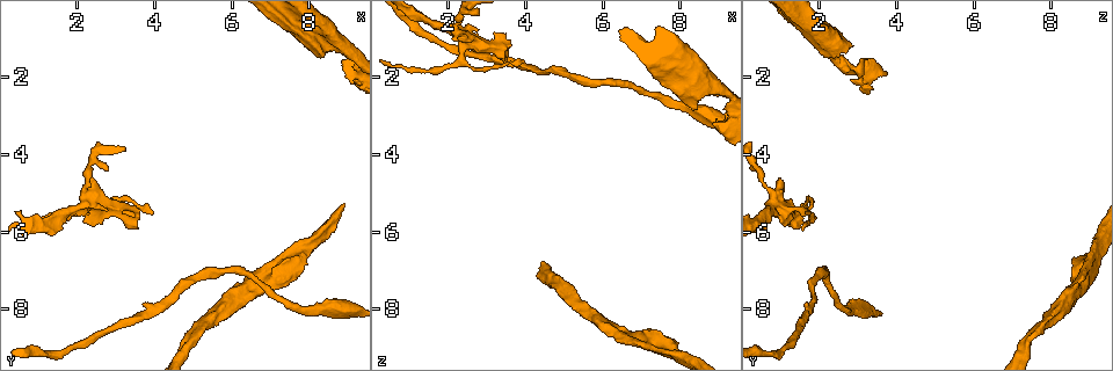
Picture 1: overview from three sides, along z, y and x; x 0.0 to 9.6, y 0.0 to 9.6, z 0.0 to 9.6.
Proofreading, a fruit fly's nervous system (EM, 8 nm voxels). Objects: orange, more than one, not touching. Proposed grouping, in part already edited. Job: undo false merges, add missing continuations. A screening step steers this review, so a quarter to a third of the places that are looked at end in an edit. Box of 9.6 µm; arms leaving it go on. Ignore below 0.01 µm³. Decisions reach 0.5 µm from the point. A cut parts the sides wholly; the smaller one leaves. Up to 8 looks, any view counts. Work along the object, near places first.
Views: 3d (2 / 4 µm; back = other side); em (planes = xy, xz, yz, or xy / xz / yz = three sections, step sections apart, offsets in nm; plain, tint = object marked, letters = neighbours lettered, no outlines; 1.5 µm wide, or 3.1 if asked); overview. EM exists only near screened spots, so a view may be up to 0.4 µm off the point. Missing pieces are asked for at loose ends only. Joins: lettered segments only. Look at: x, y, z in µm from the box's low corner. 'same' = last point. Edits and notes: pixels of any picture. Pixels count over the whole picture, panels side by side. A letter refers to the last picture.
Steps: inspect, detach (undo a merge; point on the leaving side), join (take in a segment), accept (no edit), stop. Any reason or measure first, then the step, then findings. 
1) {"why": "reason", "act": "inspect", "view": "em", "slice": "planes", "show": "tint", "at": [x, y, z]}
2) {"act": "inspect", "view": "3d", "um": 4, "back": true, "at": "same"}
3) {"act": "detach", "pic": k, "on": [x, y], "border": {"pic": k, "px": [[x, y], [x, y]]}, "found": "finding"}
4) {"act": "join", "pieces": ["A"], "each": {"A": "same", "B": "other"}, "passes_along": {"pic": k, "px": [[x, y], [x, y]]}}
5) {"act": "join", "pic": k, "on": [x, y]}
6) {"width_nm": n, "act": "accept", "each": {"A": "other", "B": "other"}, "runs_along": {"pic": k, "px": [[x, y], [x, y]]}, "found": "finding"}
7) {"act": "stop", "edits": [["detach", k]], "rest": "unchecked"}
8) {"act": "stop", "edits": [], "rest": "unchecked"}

{"why": "thick turns thin", "act": "inspect", "view": "3d", "um": 4, "at": [7.80, 6.60, 9.10]}

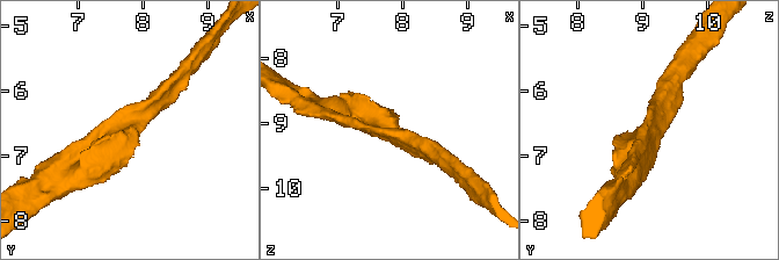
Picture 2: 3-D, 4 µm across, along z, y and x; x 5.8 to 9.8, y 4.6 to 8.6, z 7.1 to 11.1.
{"arm_widths_nm": [180, 500], "act": "inspect", "view": "em", "um": 3.1, "slice": "planes", "show": "letters", "at": [7.85, 6.60, 9.15]}

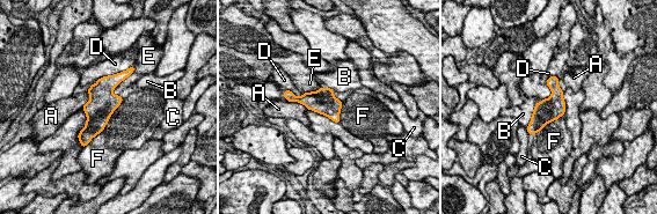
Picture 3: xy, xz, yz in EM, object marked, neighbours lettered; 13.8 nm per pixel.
{"width_nm": 320, "act": "accept", "each": {"A": "other", "B": "other", "C": "other", "D": "other", "E": "other", "F": "other"}, "border": {"pic": 3, "px": [[123, 100], [107, 124], [89, 141]]}, "found": "continuous, no second neuron"}

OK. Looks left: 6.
{"why": "free end", "act": "inspect", "view": "3d", "um": 4, "back": true, "at": [8.90, 1.60, 3.20]}

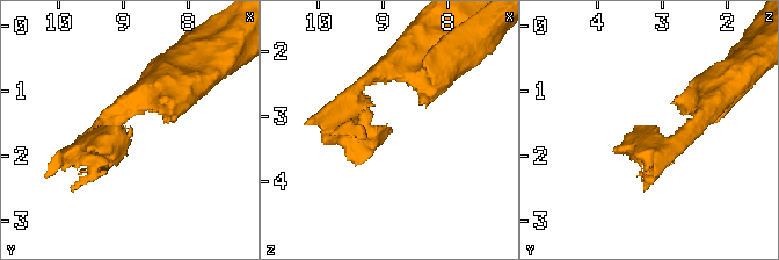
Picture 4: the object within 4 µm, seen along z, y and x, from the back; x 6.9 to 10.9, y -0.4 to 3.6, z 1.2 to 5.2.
{"why": "now the EM", "act": "inspect", "view": "em", "slice": "planes", "show": "plain", "at": [8.85, 1.65, 3.20]}

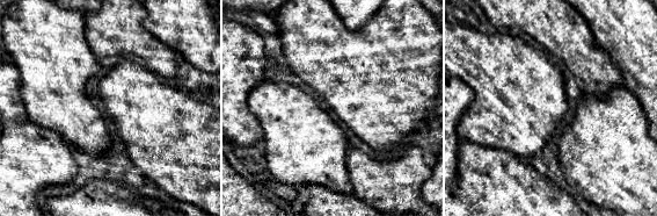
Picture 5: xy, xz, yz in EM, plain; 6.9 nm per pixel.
{"act": "inspect", "view": "em", "slice": "planes", "show": "letters", "at": "same"}

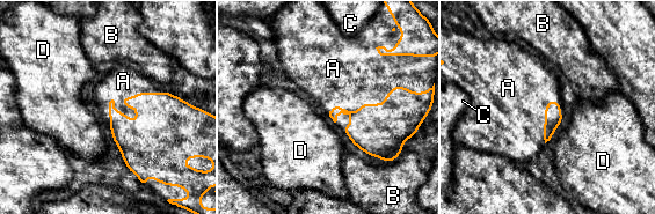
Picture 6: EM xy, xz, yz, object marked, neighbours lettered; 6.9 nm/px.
{"act": "join", "pieces": ["A"], "each": {"A": "same", "B": "other", "C": "other", "D": "other"}, "found": "it goes on there"}

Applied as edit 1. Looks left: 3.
{"act": "inspect", "view": "overview"}

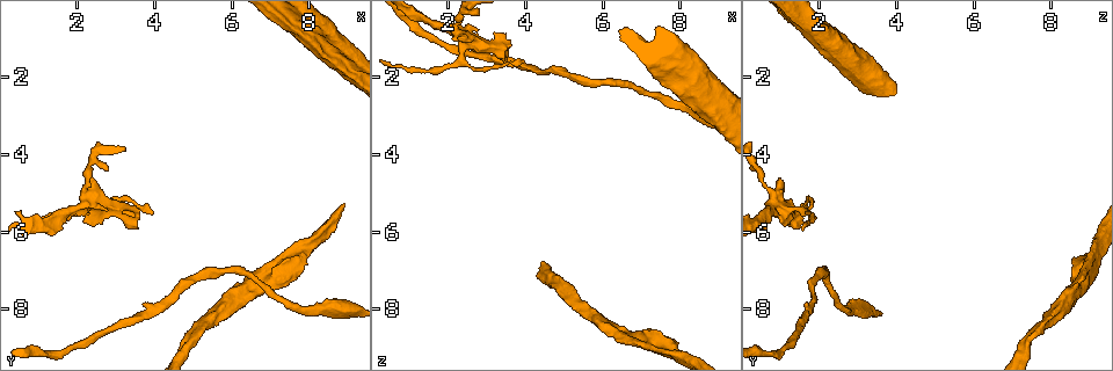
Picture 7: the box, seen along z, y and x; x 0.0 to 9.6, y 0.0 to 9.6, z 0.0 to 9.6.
{"why": "abrupt turn", "act": "inspect", "view": "em", "slice": "xy", "step": 4, "show": "tint", "at": [2.40, 5.30, 0.95]}

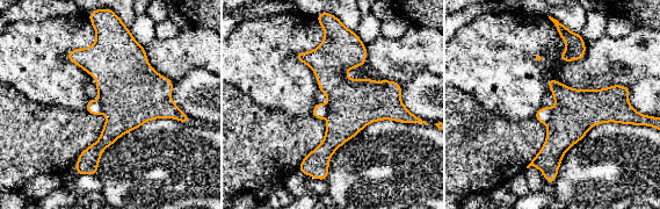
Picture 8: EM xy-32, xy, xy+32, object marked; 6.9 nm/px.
{"act": "inspect", "view": "em", "slice": "planes", "show": "letters", "at": "same"}

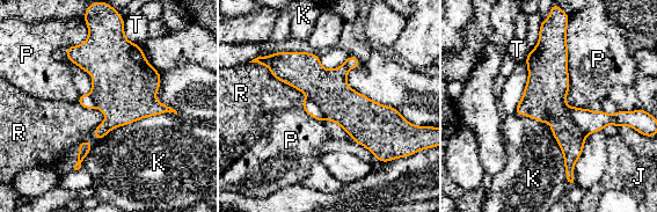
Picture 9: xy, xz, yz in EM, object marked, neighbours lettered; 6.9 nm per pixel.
{"act": "detach", "pic": 9, "on": [589, 121], "each": {"J": "other", "K": "other", "P": "other", "R": "other", "T": "other"}, "border": {"pic": 9, "px": [[570, 116], [586, 134]]}, "found": "two neurons meet here"}

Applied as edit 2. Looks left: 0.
{"act": "stop", "edits": [["join", 6], ["detach", 9]], "rest": "unchecked"}

